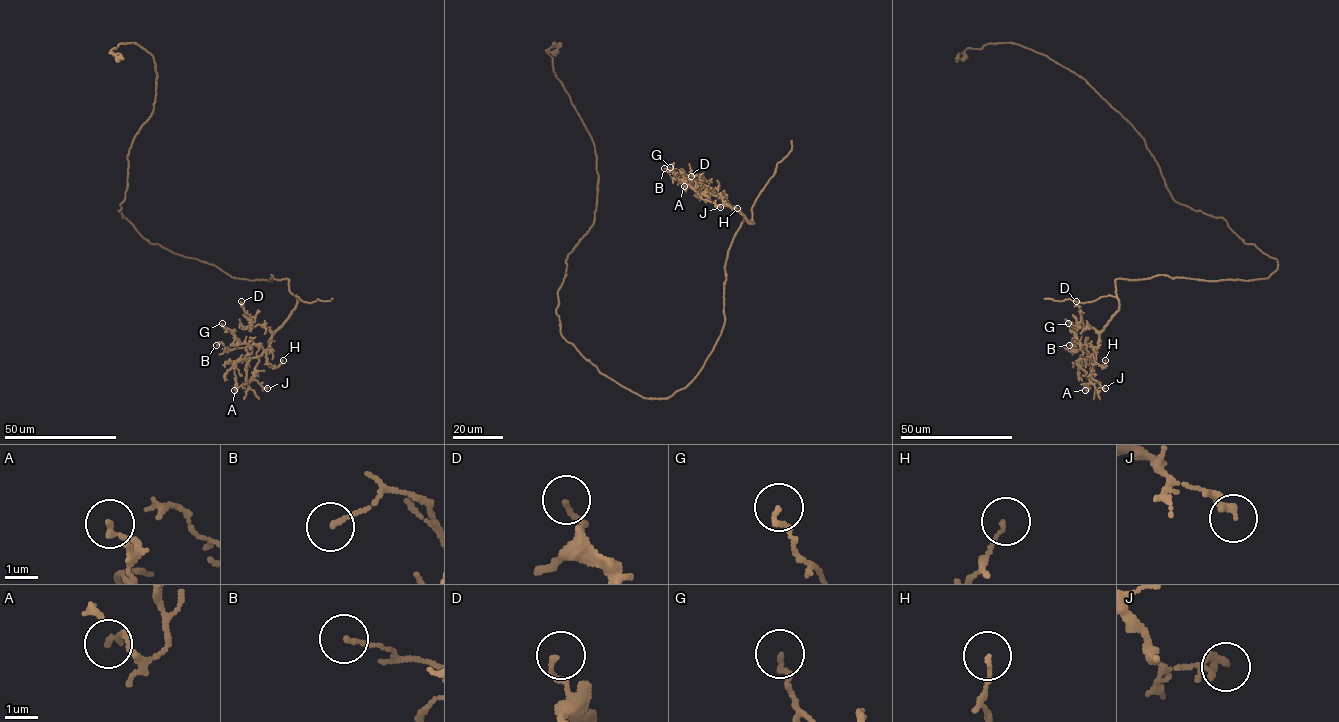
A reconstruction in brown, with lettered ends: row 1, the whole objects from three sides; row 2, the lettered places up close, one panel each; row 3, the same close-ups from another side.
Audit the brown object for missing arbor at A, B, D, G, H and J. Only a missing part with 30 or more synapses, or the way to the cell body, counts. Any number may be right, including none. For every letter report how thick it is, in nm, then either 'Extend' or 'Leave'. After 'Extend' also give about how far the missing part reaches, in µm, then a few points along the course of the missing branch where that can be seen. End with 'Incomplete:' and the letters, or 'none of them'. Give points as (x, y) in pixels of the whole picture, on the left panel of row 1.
A: Thickness 180 nm. Leave
B: Thickness 140 nm. Leave
D: Thickness 150 nm. Leave
G: Thickness 130 nm. Leave
H: Thickness 80 nm. Leave
J: Thickness 240 nm. Leave
Incomplete: none of them

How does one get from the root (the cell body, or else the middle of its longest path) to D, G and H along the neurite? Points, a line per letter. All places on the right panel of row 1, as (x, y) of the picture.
D: (1254, 244), (1277, 261), (1267, 278), (1116, 279), (1119, 309), (1099, 332), (1084, 325), (1076, 301)
G: (1254, 244), (1277, 261), (1267, 278), (1116, 279), (1119, 309), (1096, 348), (1080, 343), (1068, 323)
H: (1254, 244), (1277, 261), (1267, 278), (1116, 279), (1119, 309), (1101, 332), (1093, 354), (1100, 365), (1105, 360)

